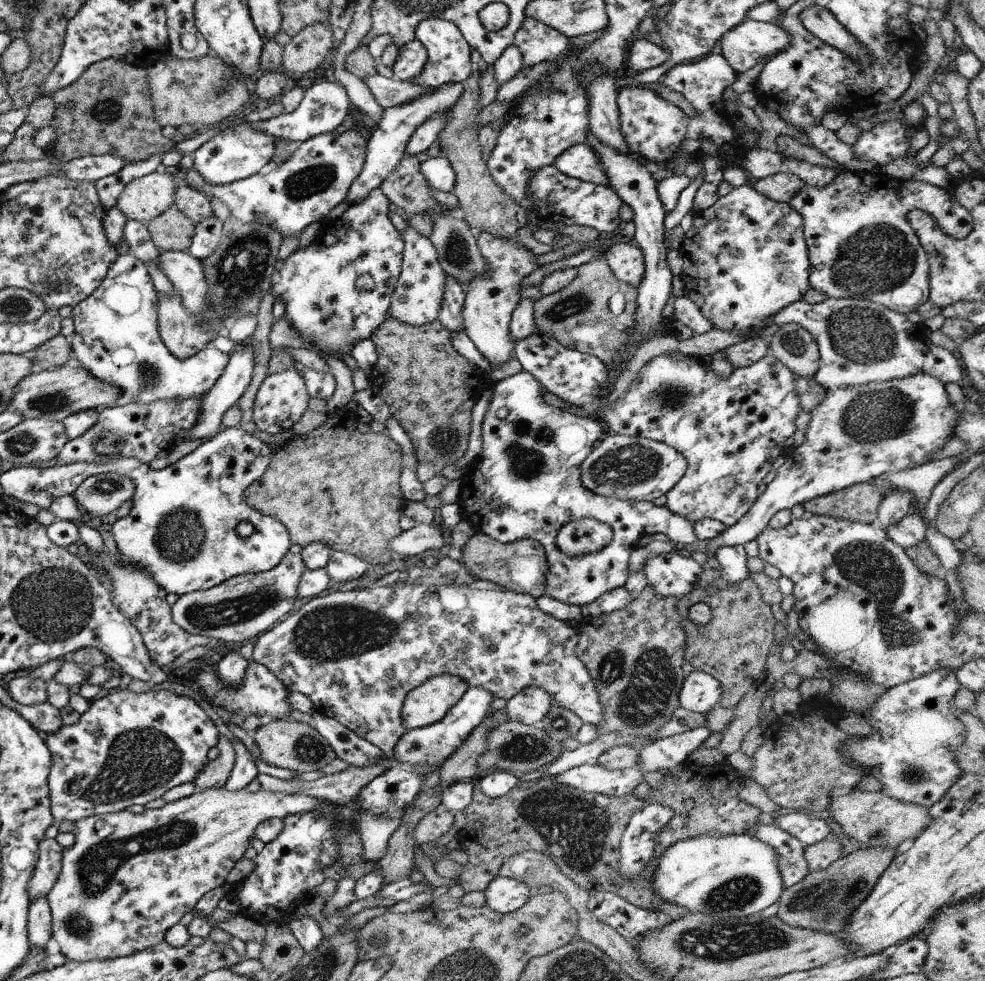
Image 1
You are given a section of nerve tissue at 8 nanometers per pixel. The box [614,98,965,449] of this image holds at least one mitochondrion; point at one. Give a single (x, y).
(876, 257)

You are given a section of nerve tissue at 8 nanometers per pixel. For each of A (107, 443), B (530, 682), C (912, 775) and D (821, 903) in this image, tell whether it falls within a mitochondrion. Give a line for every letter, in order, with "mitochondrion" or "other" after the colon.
A: mitochondrion
B: other
C: mitochondrion
D: mitochondrion

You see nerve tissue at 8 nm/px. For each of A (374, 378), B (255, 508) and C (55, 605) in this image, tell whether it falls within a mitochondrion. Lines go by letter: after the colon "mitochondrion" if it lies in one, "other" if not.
A: other
B: other
C: mitochondrion

